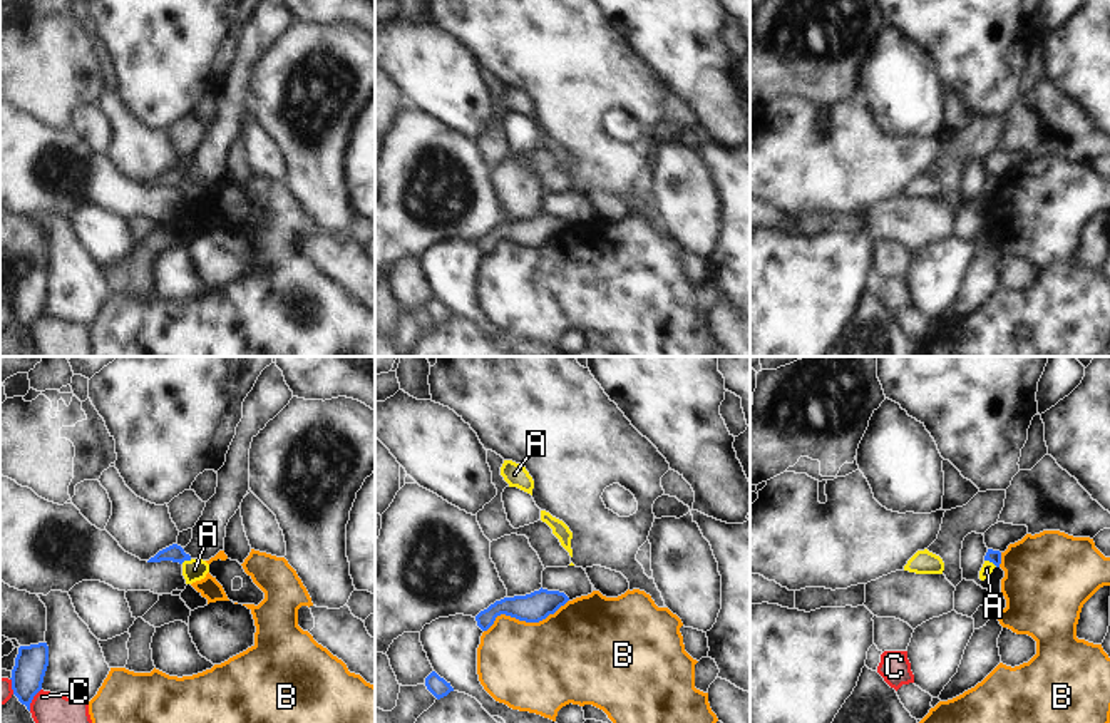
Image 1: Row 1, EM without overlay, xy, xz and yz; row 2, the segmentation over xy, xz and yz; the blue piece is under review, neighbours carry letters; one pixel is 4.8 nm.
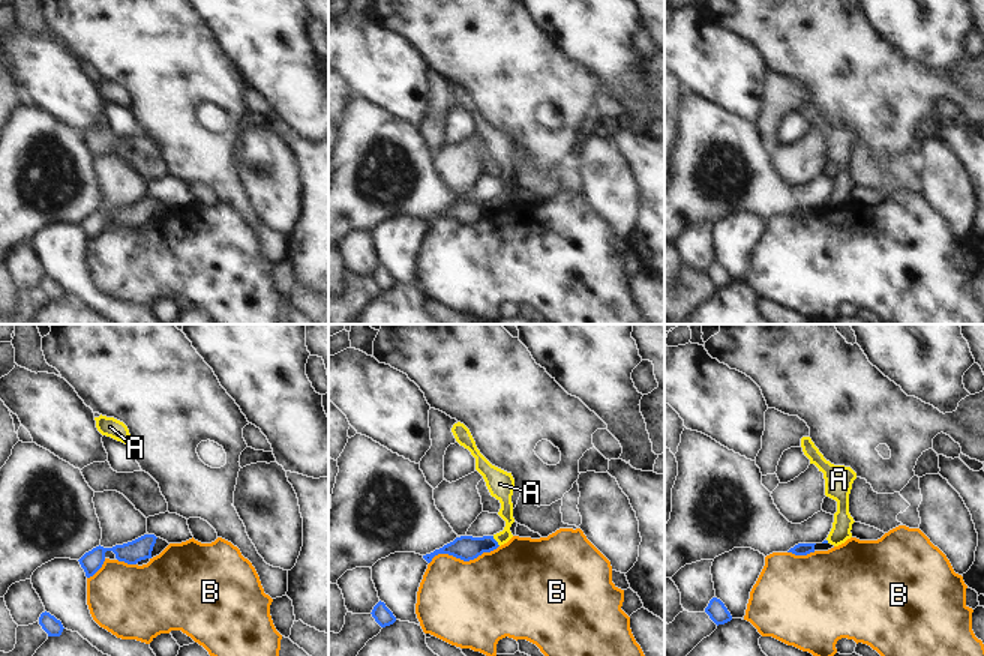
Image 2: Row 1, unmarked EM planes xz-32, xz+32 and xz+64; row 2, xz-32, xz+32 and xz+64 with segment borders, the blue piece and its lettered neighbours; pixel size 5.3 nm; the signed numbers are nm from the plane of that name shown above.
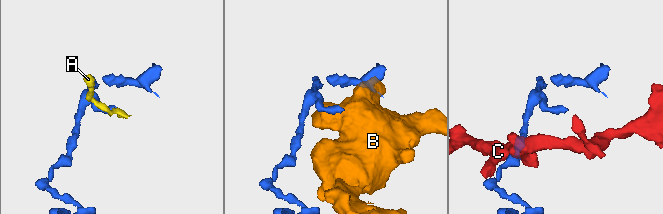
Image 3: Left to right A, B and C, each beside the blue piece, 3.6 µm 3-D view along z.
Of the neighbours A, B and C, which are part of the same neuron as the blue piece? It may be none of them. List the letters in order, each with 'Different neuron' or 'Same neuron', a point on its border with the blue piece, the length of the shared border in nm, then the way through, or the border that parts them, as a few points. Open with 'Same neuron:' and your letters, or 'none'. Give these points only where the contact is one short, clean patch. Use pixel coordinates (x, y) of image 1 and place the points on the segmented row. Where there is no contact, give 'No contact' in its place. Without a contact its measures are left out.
Same neuron: A
A: Same neuron. Touches blue at yz (991, 561). Shared border 70 nm. Path across: yz (993, 556), (991, 561), (986, 569)
B: Different neuron. Touches blue at xz (524, 620). Shared border 440 nm
C: Different neuron. Touches blue at xy (32, 698). Shared border 130 nm. Boundary: xy (41, 688), (29, 710).

